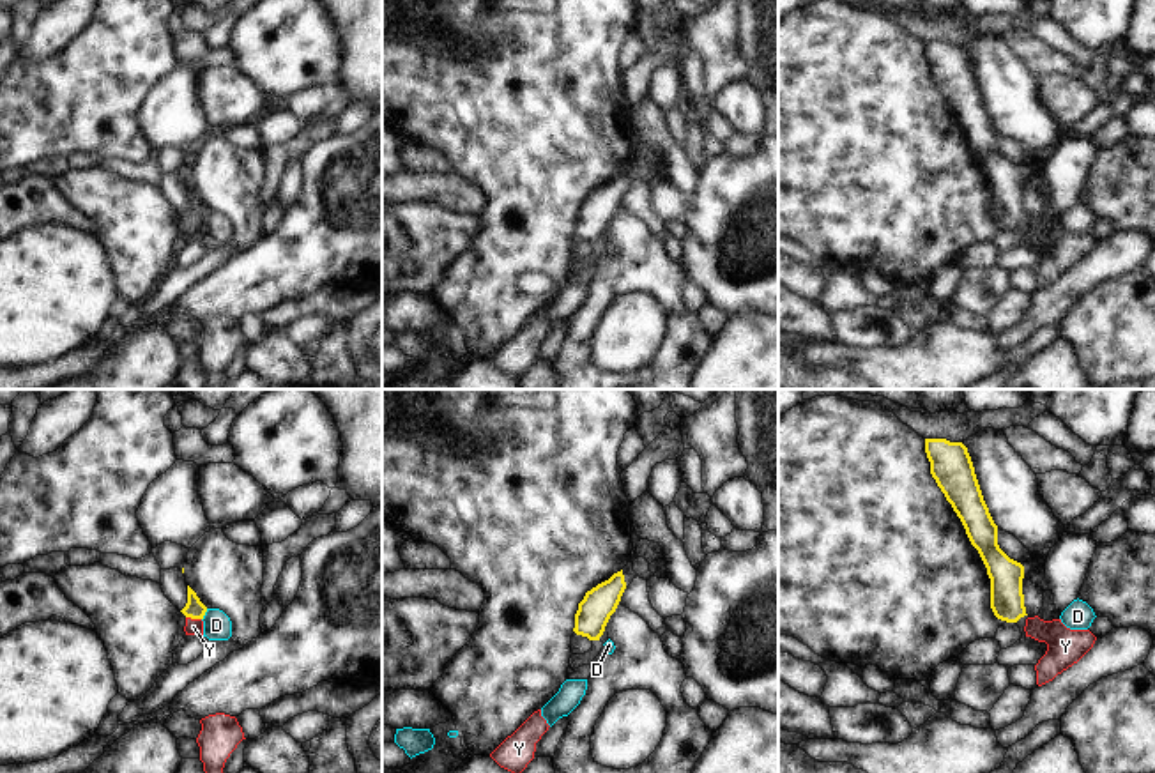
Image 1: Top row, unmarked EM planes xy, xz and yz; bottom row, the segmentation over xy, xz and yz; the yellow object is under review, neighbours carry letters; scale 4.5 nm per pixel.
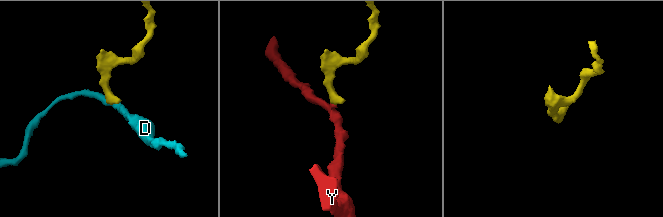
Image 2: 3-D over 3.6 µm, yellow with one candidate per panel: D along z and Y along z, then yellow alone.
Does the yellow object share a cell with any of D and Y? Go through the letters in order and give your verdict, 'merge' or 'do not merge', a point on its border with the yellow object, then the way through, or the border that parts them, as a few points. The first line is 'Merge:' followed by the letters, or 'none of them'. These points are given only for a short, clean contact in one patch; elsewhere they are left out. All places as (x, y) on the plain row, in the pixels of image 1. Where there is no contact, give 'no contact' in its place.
Merge: Y
D: do not merge; contact xy (204, 218); border xy (207, 213), (202, 223)
Y: merge; contact xy (193, 221); way xy (195, 213), (193, 221), (193, 230)

